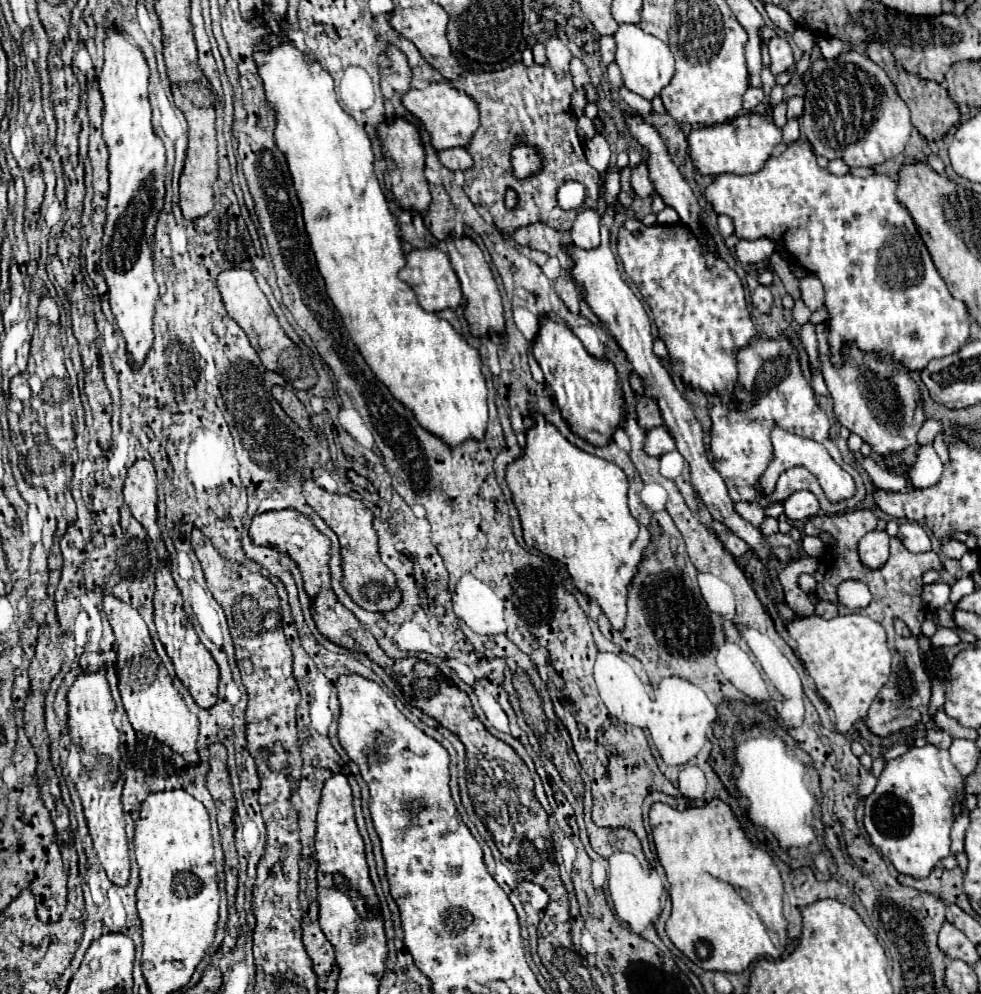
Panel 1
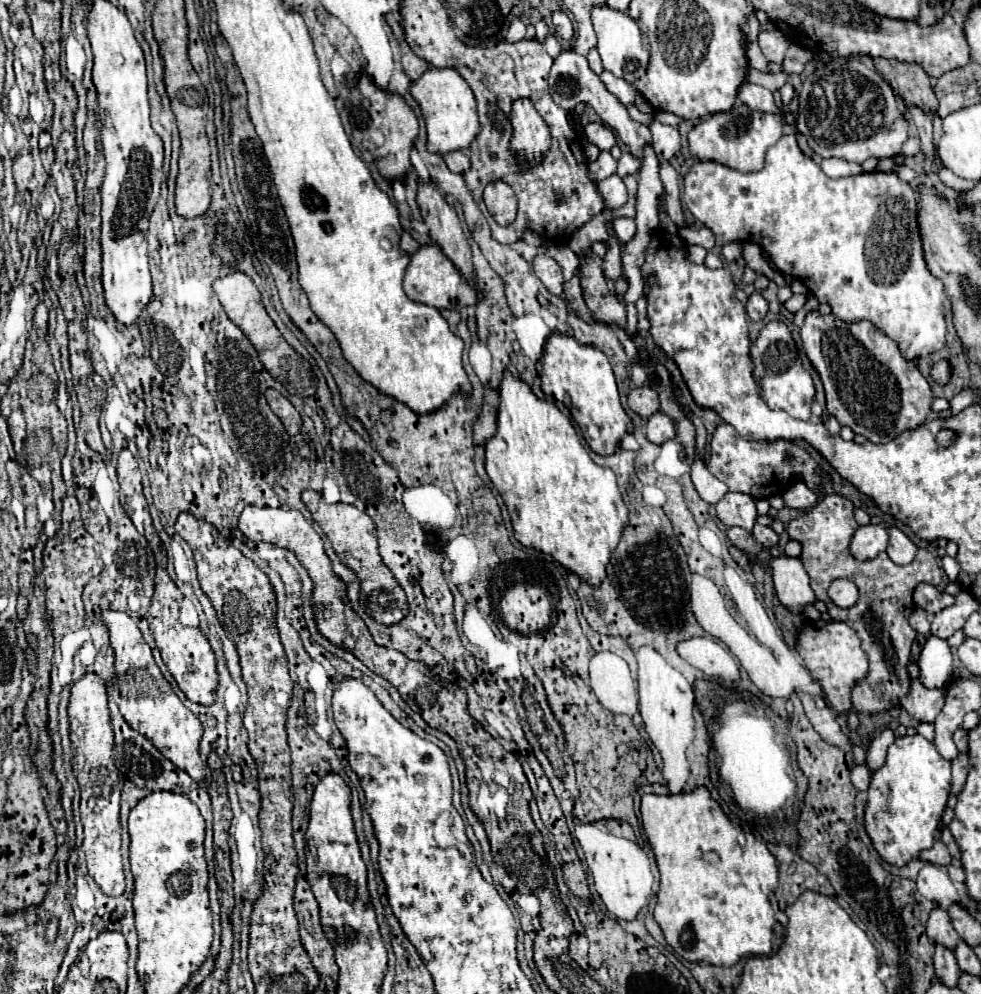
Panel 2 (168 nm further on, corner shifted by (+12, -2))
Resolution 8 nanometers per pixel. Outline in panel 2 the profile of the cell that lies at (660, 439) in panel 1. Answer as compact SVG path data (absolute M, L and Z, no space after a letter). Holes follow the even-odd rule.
M656 411L648 423L646 423L646 437L652 441L652 443L664 443L668 439L674 439L676 435L676 429L674 429L674 421L672 417L668 417L666 413L662 411Z

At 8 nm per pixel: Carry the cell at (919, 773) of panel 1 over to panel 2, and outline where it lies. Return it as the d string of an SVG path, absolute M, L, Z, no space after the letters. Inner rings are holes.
M922 735L898 737L888 747L886 763L872 773L866 805L866 831L884 861L906 865L918 859L922 849L934 845L934 831L947 807L950 781L950 763Z

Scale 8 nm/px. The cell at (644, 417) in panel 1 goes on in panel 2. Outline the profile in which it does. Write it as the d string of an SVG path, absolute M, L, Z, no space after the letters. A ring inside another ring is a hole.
M642 385L630 391L628 395L628 407L638 413L642 419L648 419L650 415L654 415L660 409L660 401L658 401L658 393L656 389Z

